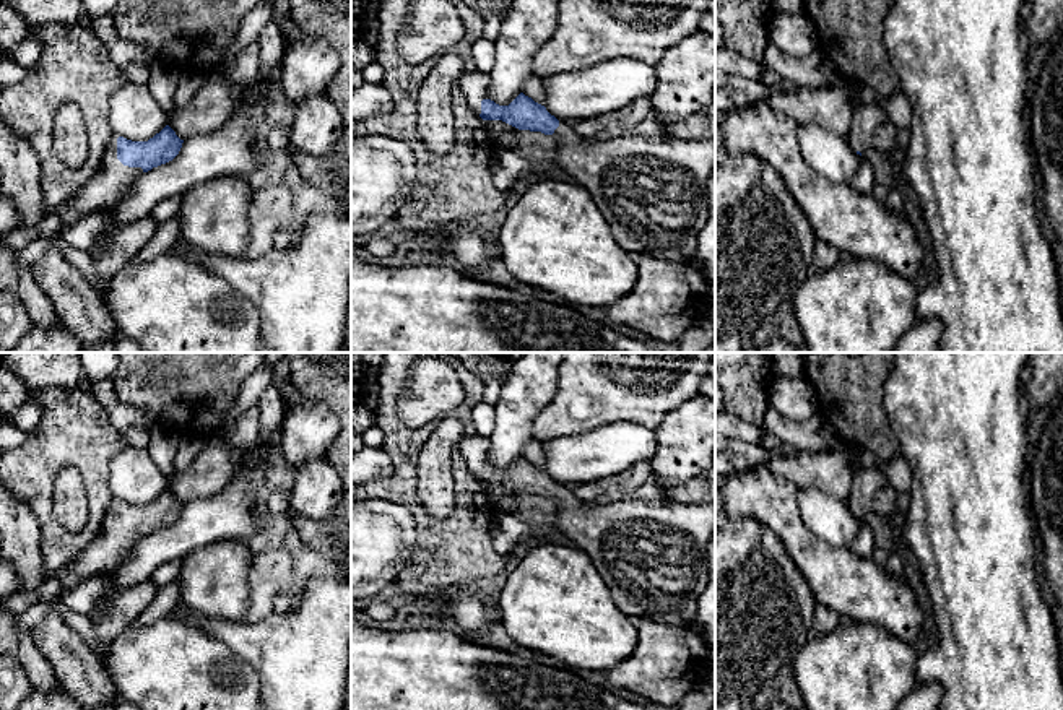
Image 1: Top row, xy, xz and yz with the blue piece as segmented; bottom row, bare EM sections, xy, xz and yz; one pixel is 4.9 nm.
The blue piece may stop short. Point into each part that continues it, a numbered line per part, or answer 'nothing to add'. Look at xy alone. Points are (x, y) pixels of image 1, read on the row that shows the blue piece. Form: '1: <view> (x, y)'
1: xy (112, 177)

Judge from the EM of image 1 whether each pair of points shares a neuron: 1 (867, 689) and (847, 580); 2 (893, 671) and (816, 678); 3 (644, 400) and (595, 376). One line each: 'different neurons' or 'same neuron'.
1: different neurons
2: same neuron
3: same neuron

